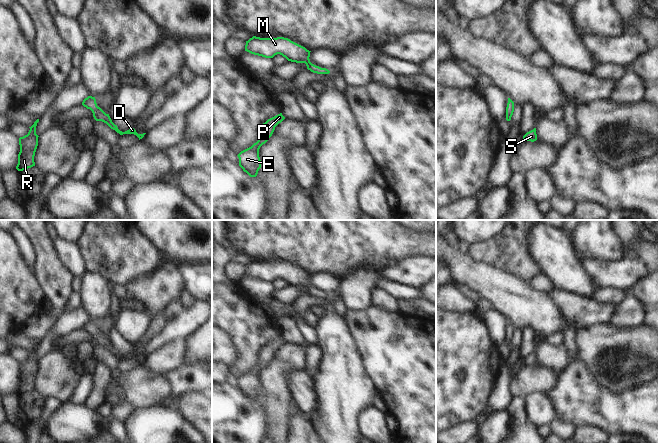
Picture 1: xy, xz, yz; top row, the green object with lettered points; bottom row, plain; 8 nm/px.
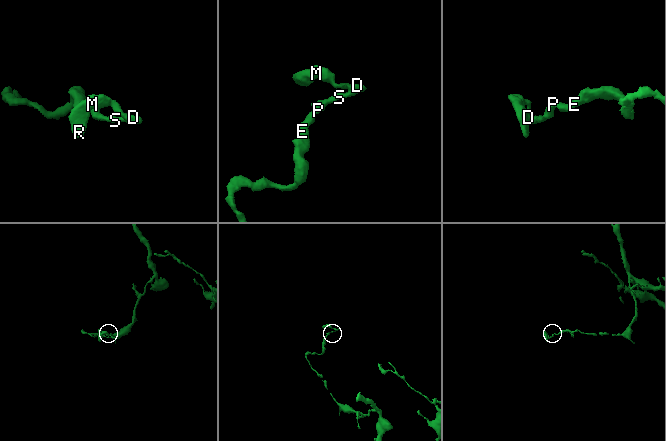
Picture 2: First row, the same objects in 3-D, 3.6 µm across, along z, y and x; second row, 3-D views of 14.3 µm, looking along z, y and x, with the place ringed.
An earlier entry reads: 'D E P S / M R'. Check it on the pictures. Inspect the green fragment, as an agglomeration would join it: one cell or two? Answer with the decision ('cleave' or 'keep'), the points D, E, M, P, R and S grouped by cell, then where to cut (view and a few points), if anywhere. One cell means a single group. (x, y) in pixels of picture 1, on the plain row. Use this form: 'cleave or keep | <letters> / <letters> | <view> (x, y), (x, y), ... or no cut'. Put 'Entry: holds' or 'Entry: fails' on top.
Entry: fails
keep | D E M P R S | no cut

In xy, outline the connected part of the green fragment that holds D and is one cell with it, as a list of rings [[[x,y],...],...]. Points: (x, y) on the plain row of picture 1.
[[[88,320],[87,322],[85,322],[83,324],[82,329],[84,331],[86,331],[87,333],[90,333],[92,335],[93,341],[94,341],[94,343],[96,345],[102,345],[102,346],[106,347],[111,353],[115,354],[120,359],[123,359],[123,358],[134,358],[140,364],[146,358],[146,357],[138,358],[134,352],[131,352],[131,353],[129,353],[129,354],[127,354],[125,356],[120,355],[118,353],[117,349],[115,349],[112,346],[109,338],[106,338],[100,331],[97,330],[95,321]]]

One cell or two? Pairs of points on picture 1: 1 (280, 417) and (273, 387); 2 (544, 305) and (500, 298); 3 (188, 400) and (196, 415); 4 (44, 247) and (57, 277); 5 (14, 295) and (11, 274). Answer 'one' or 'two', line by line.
1: one
2: one
3: one
4: one
5: one

